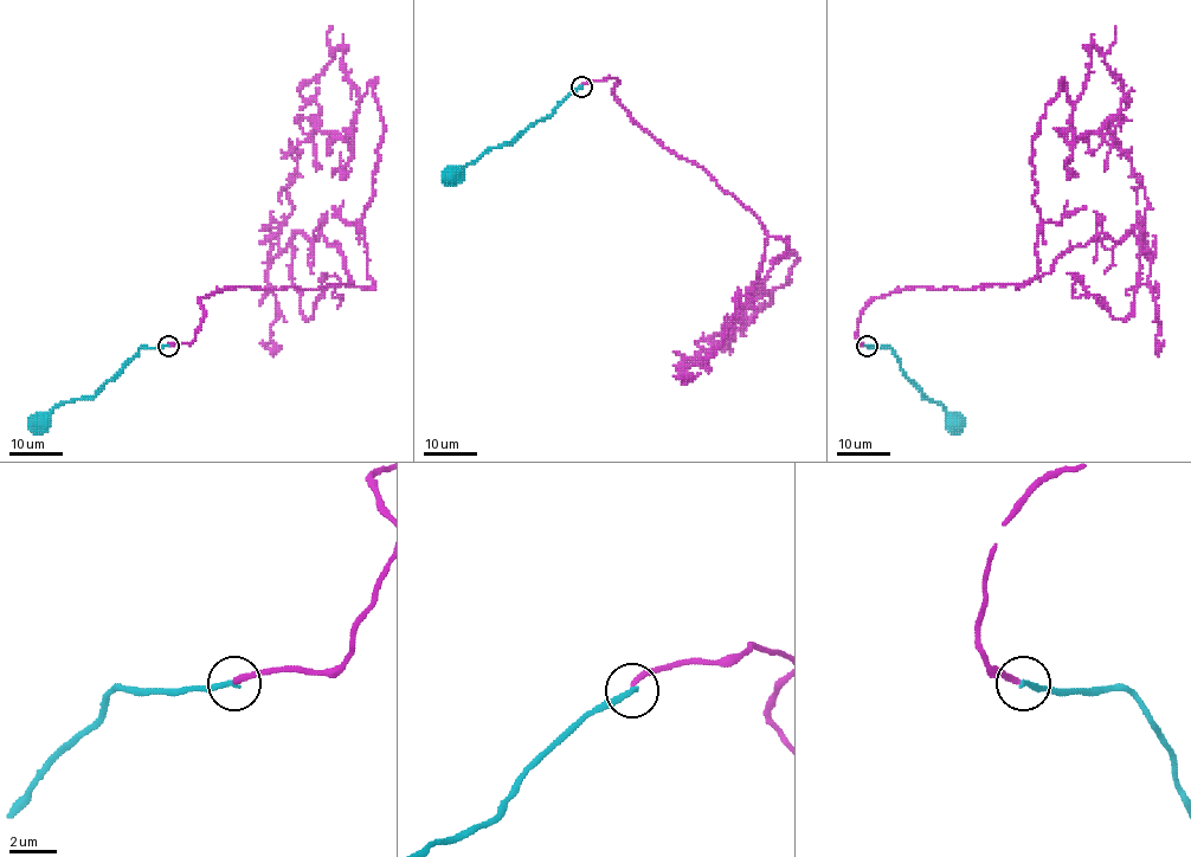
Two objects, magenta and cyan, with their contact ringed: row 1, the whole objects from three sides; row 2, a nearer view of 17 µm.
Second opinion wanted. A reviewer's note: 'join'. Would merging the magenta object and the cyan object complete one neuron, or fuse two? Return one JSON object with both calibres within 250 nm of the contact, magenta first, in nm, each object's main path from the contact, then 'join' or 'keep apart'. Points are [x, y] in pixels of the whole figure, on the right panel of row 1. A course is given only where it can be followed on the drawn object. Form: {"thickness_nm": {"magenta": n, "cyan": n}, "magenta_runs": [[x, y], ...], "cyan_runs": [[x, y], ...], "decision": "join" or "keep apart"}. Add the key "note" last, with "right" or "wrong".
{"thickness_nm": {"magenta": 240, "cyan": 240}, "magenta_runs": [[866, 346], [875, 297], [1036, 274], [1032, 136], [1061, 81], [1073, 103], [1083, 87], [1089, 49], [1130, 101]], "cyan_runs": [[866, 346], [889, 347], [902, 373], [924, 397], [935, 401], [961, 423], [955, 425]], "decision": "keep apart", "note": "wrong"}

